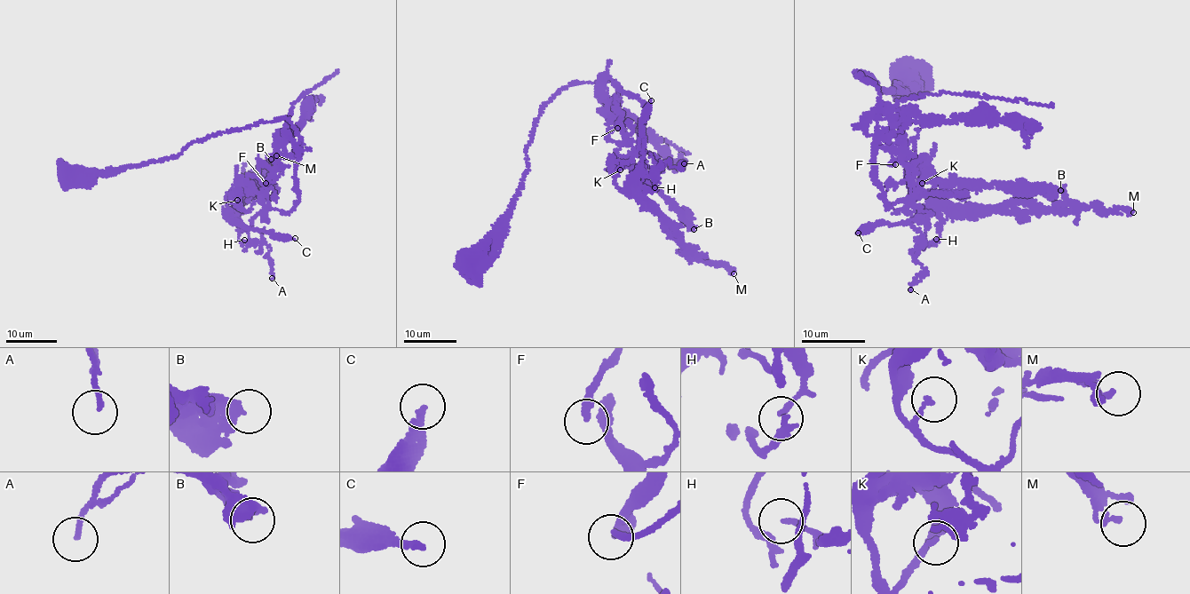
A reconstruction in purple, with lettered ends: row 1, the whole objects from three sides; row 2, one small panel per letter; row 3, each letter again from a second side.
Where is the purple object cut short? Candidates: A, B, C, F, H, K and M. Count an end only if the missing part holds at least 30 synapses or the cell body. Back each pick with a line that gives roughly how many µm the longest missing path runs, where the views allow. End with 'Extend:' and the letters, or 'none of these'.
Extend: none of these

